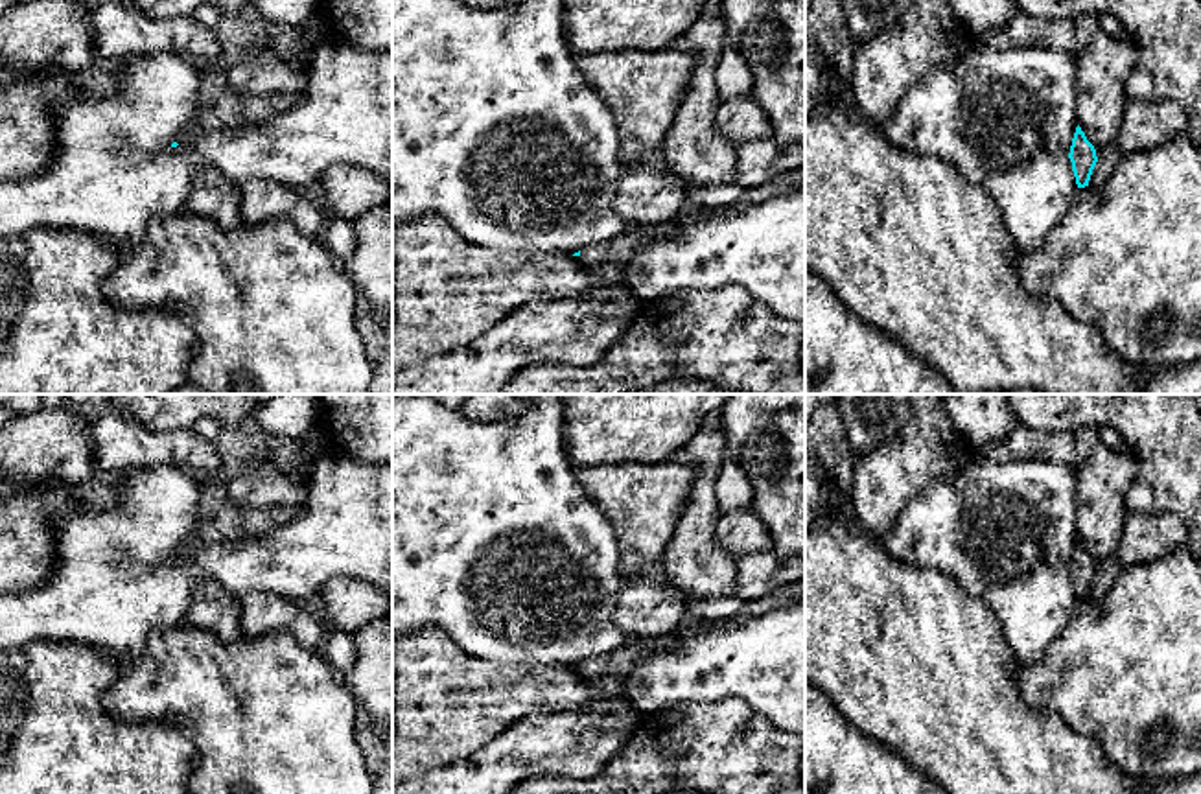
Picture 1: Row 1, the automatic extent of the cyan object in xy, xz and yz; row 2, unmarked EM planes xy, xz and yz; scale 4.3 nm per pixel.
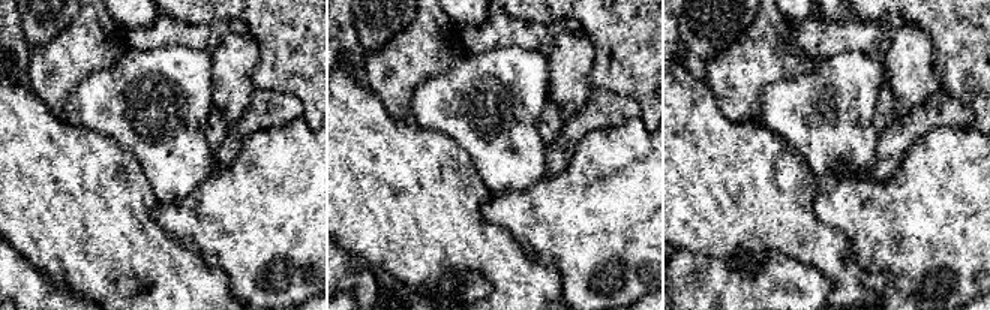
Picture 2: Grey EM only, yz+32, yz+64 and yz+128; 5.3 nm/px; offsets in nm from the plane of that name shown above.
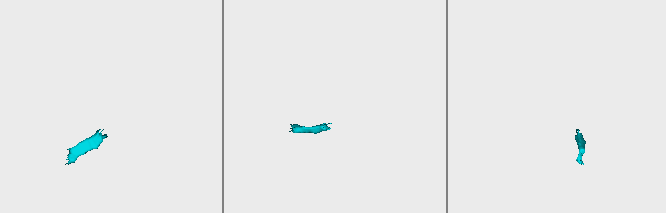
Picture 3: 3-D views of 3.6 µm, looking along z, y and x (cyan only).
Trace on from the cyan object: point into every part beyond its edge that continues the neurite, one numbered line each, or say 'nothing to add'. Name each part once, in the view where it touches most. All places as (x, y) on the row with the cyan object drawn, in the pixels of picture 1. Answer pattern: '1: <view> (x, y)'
1: xz (621, 251)

